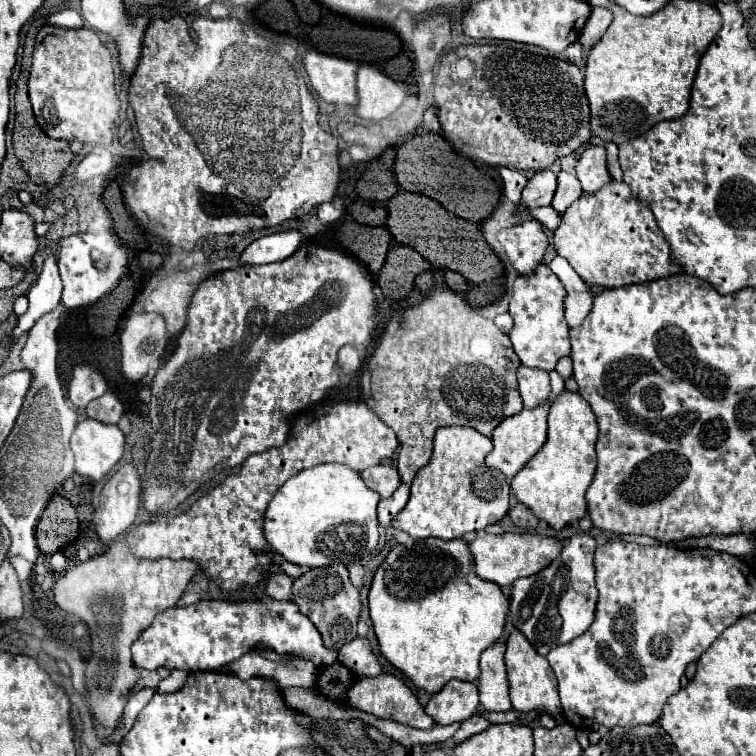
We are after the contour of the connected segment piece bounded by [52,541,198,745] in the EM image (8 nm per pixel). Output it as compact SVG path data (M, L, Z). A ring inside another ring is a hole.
M116 541L104 555L77 562L52 583L54 603L62 611L82 619L90 629L92 655L84 673L88 691L84 695L84 701L94 719L94 729L100 743L116 743L114 733L122 721L126 697L140 679L130 655L132 643L146 627L150 627L158 611L162 613L164 609L174 607L180 601L186 585L190 583L196 571L196 561L138 559L130 553L126 541Z

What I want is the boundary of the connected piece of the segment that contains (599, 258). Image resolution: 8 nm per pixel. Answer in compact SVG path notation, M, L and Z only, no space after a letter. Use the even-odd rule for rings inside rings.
M610 181L598 193L584 193L576 199L562 215L552 245L590 287L614 289L684 273L672 261L670 243L658 229L652 209L636 199L624 181Z

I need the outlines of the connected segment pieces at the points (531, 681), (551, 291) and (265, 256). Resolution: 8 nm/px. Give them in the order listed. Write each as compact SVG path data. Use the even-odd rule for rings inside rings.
M512 631L512 635L506 641L504 665L506 665L506 673L508 673L510 701L516 711L532 711L532 709L544 707L552 717L562 717L554 671L550 669L550 665L544 657L538 657L538 653L534 653L534 647L518 631Z
M538 265L532 275L518 277L514 281L514 295L508 309L514 319L514 327L508 337L524 365L542 371L554 371L558 359L570 355L568 323L564 319L564 295L562 283L548 265Z
M280 231L280 233L260 237L244 249L240 263L242 265L266 265L266 263L284 261L286 257L294 255L304 241L306 237L300 231Z

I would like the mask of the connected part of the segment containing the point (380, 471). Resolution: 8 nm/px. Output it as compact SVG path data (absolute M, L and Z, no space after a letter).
M374 465L374 467L368 467L368 469L364 469L360 473L360 477L382 499L390 497L398 489L398 485L400 485L400 475L398 475L398 469L394 465Z

